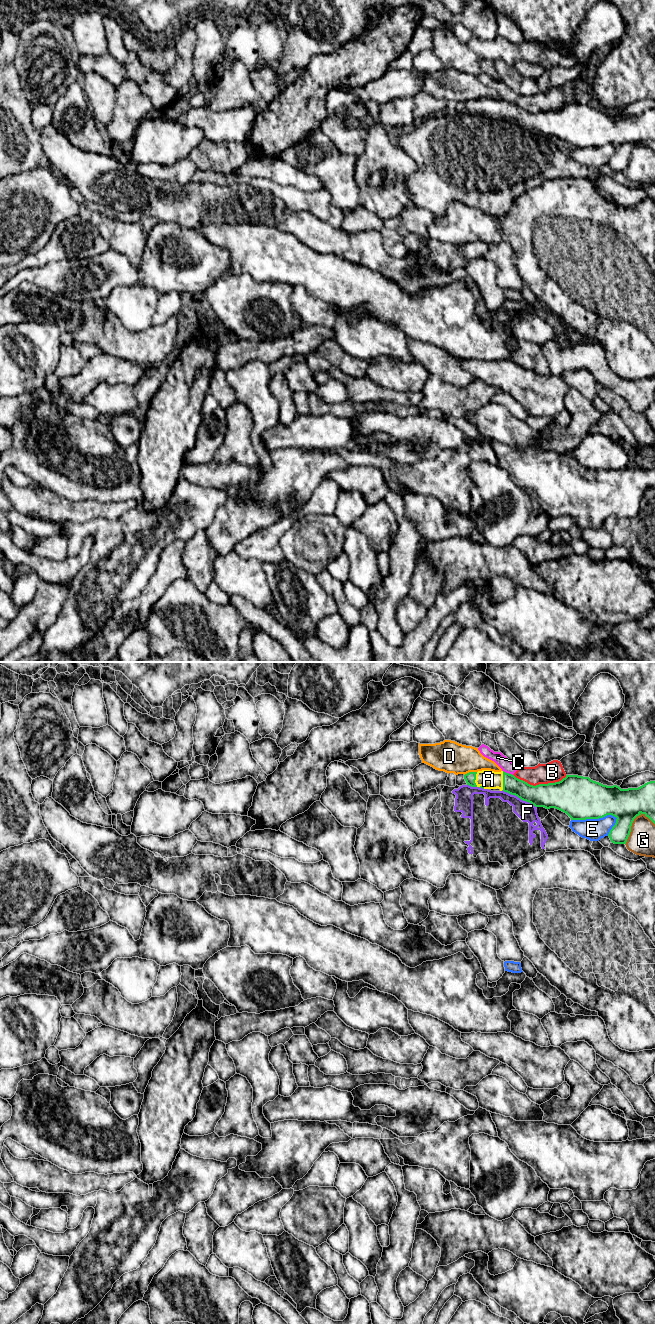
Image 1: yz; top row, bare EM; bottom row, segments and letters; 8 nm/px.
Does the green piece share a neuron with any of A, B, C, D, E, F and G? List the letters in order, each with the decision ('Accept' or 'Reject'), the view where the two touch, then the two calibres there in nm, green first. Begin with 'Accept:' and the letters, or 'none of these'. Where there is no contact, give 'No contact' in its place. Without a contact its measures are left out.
Accept: A
A: Accept. Touches green in yz. Thickness 140 nm (green) against 150 nm
B: Reject. Touches green in yz. Thickness 280 nm (green) against 170 nm
C: Reject. Touches green in yz. Thickness 140 nm (green) against 100 nm
D: Reject. Touches green in yz. Thickness 90 nm (green) against 260 nm
E: Reject. Touches green in yz. Thickness 340 nm (green) against 180 nm
F: Reject. Touches green in yz. Thickness 200 nm (green) against 150 nm
G: Reject. Touches green in yz. Thickness 260 nm (green) against 220 nm

